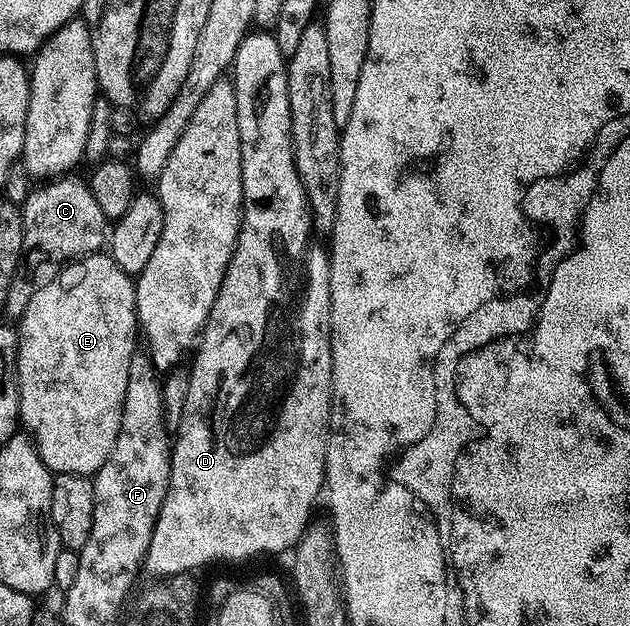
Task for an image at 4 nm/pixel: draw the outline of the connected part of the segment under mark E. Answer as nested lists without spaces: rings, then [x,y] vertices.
[[[108,252],[85,254],[83,258],[69,261],[57,278],[49,280],[45,286],[37,285],[30,296],[30,304],[26,304],[26,312],[18,319],[20,346],[16,349],[16,382],[20,386],[20,420],[23,429],[31,434],[42,460],[48,465],[53,475],[87,474],[95,475],[96,471],[106,464],[110,452],[114,448],[114,440],[118,440],[118,432],[122,424],[122,408],[126,400],[126,384],[130,380],[130,360],[137,353],[138,323],[136,321],[136,288],[133,279]]]

